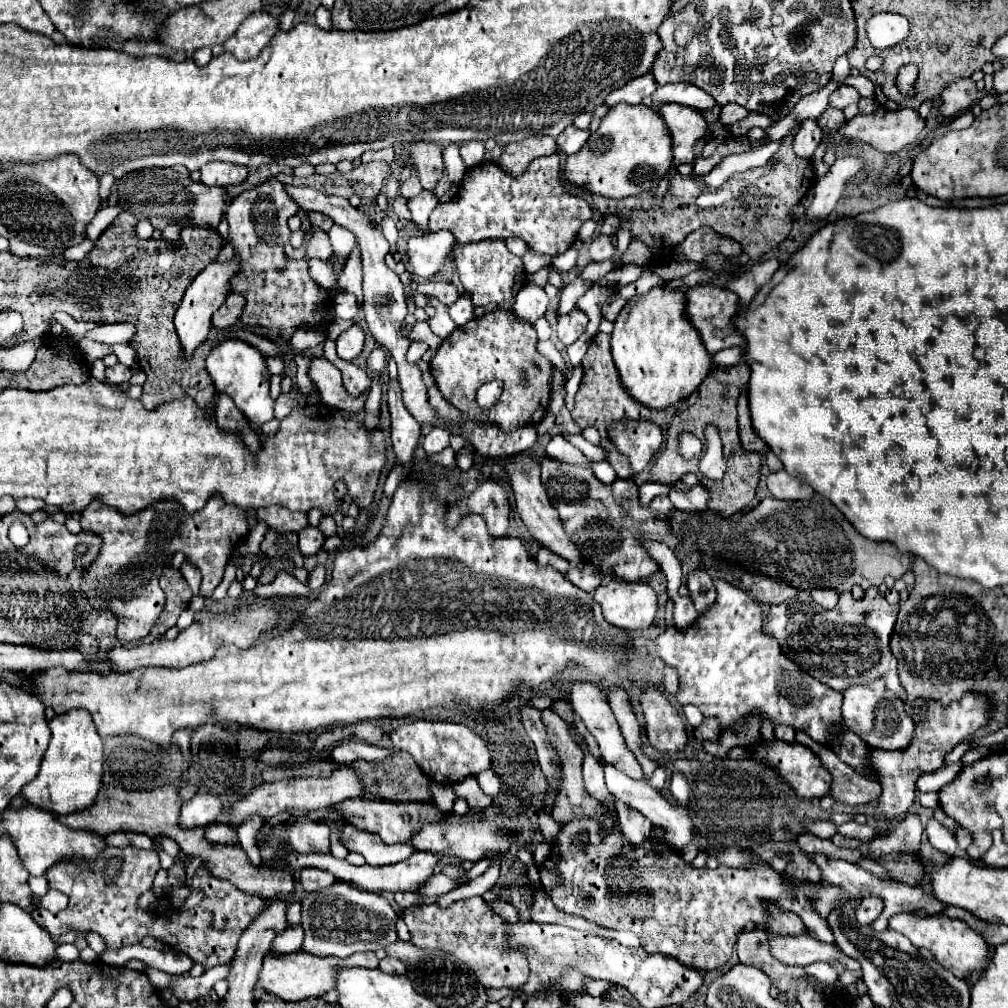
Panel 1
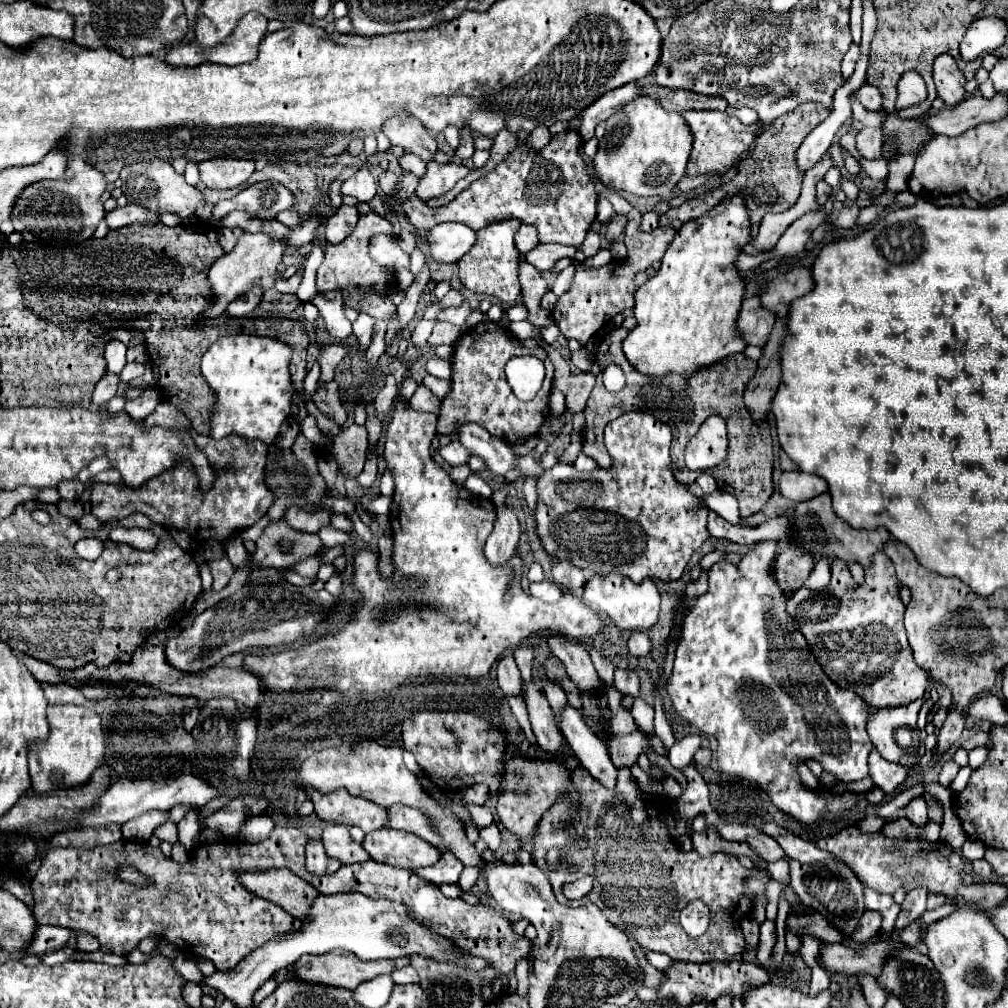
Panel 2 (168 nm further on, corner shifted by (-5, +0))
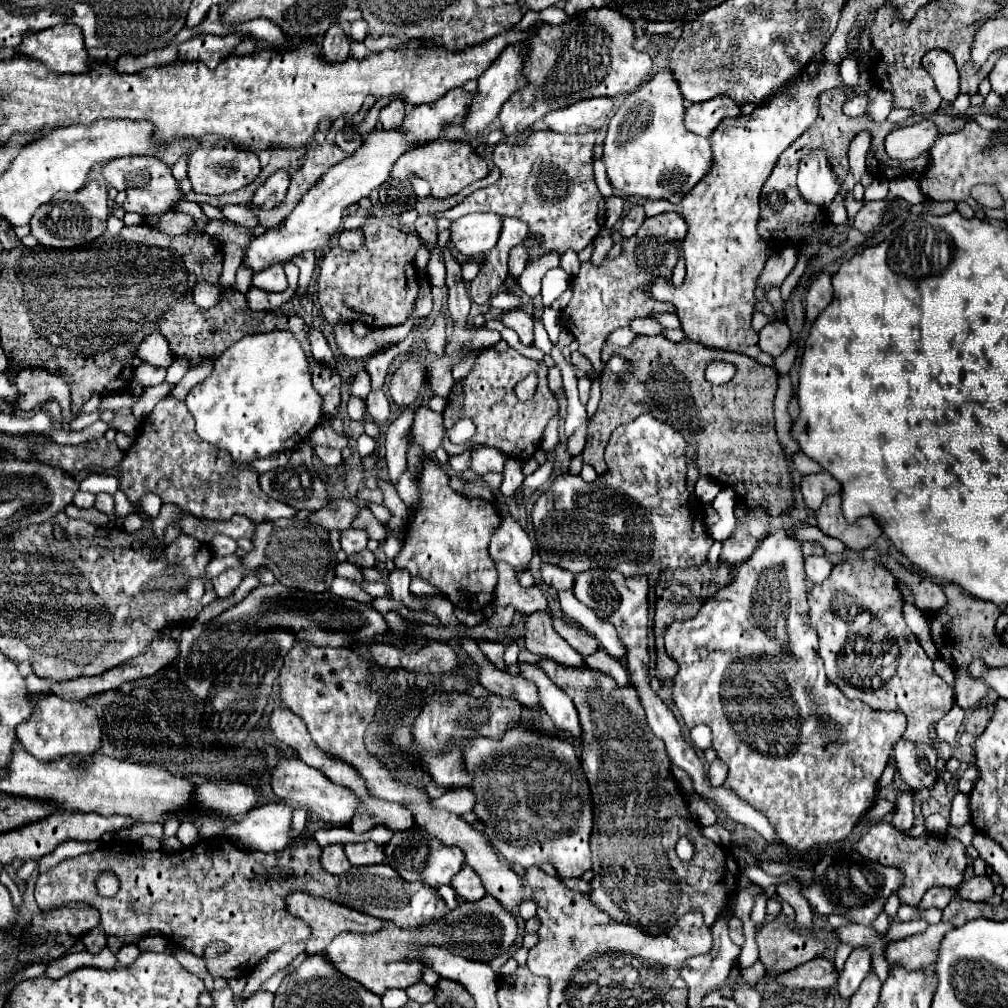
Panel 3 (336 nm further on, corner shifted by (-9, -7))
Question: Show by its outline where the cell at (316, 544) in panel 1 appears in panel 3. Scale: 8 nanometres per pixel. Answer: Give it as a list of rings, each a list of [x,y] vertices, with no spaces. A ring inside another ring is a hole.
[[[349,528],[349,530],[343,530],[341,532],[341,546],[347,554],[357,554],[361,550],[367,548],[367,532],[365,530],[355,530],[355,528]]]

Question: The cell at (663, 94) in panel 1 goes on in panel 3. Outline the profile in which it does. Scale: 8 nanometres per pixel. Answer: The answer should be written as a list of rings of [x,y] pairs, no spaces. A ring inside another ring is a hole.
[[[719,96],[707,102],[691,104],[685,112],[685,126],[703,138],[709,138],[723,118],[737,118],[739,114],[739,106],[731,98]]]

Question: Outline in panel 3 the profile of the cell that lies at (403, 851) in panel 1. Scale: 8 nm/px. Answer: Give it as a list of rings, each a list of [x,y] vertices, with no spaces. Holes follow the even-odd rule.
[[[419,826],[395,834],[391,842],[385,846],[385,854],[387,854],[387,864],[393,866],[393,870],[397,870],[401,878],[405,878],[407,882],[423,882],[433,888],[449,884],[451,878],[465,866],[463,850],[459,850],[459,846],[443,846],[443,842],[439,842],[437,838],[423,834]]]

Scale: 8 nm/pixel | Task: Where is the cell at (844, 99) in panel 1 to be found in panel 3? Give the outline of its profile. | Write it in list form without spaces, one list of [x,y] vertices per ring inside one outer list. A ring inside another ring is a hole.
[[[873,86],[869,92],[869,106],[867,106],[867,114],[873,122],[883,122],[887,120],[889,112],[893,110],[893,94],[883,90],[883,88],[877,88]]]

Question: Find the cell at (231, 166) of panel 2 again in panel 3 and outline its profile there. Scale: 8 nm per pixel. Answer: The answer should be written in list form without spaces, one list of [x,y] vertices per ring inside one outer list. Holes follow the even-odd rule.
[[[217,138],[209,142],[201,142],[195,152],[191,152],[187,162],[187,178],[193,184],[195,192],[201,194],[229,194],[247,184],[251,184],[261,172],[259,158],[255,152],[239,148],[233,140]]]

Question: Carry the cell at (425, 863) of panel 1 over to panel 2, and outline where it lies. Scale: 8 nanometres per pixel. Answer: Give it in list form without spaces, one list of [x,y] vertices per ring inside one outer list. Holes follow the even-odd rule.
[[[443,851],[439,863],[435,863],[431,867],[421,867],[415,873],[419,877],[427,879],[429,883],[441,885],[441,883],[457,883],[461,871],[463,871],[463,863],[459,863],[459,859],[455,859],[455,855],[451,855],[451,851]]]

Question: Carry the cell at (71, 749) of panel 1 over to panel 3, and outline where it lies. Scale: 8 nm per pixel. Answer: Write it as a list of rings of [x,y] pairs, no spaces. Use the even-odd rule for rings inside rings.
[[[57,694],[39,696],[35,698],[35,702],[39,702],[35,718],[31,718],[31,722],[19,724],[17,730],[17,738],[21,740],[21,744],[29,754],[35,754],[35,758],[49,762],[59,760],[69,752],[91,754],[101,748],[101,726],[91,706],[85,706],[79,700],[65,700]]]

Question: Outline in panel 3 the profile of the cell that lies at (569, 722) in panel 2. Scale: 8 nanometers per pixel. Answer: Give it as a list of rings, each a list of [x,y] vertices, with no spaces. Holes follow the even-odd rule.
[[[517,662],[517,666],[519,666],[519,676],[527,678],[537,686],[541,708],[553,718],[555,726],[567,736],[571,734],[581,738],[581,724],[571,698],[559,686],[555,686],[539,666],[523,664],[523,662]]]

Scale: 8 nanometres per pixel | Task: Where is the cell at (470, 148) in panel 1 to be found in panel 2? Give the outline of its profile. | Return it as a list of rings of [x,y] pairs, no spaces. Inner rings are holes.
[[[463,129],[463,131],[461,131],[461,143],[459,143],[457,155],[459,155],[459,159],[467,161],[467,159],[471,159],[471,157],[473,157],[473,153],[475,153],[475,145],[473,145],[471,133],[469,133],[467,129]]]

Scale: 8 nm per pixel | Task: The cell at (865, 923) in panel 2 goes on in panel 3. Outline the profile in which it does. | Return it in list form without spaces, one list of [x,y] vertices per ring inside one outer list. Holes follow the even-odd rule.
[[[855,948],[845,962],[841,976],[839,976],[839,984],[837,984],[839,996],[843,1000],[849,1000],[855,994],[855,990],[859,988],[859,984],[867,976],[869,968],[871,968],[871,950]]]

